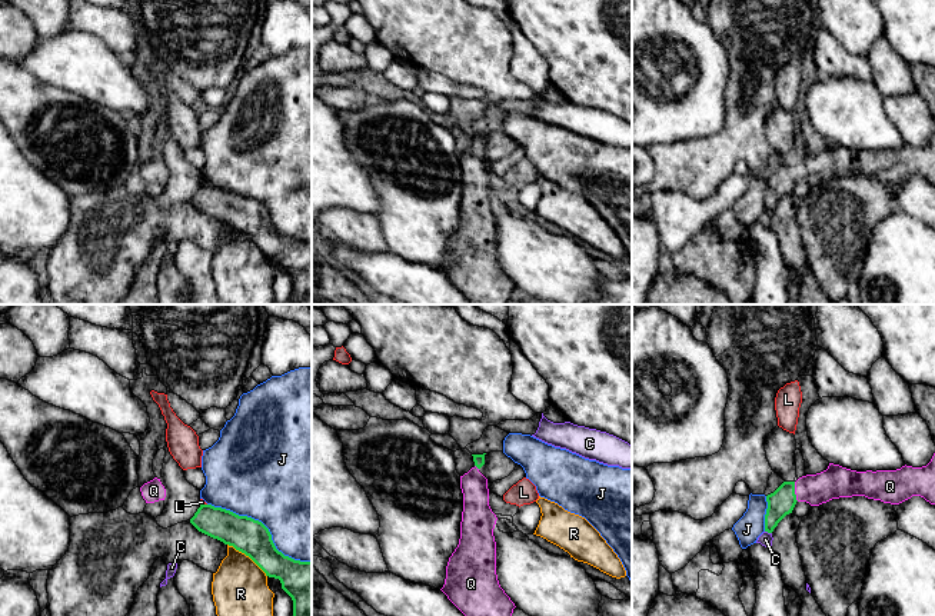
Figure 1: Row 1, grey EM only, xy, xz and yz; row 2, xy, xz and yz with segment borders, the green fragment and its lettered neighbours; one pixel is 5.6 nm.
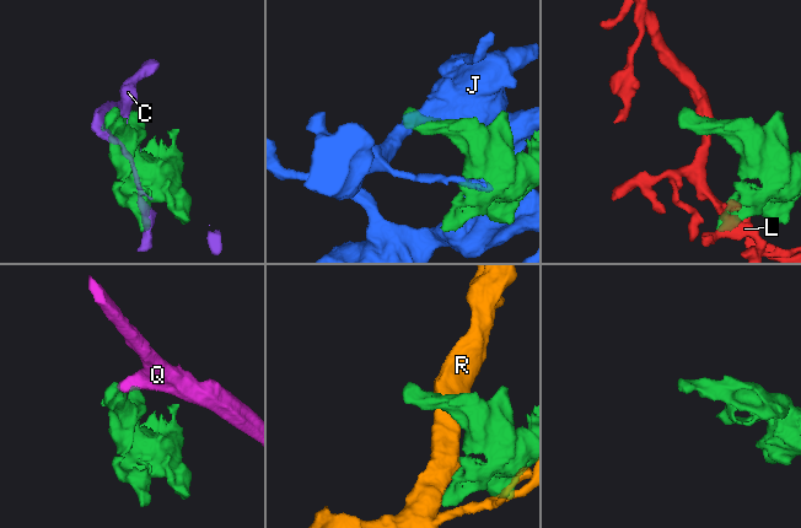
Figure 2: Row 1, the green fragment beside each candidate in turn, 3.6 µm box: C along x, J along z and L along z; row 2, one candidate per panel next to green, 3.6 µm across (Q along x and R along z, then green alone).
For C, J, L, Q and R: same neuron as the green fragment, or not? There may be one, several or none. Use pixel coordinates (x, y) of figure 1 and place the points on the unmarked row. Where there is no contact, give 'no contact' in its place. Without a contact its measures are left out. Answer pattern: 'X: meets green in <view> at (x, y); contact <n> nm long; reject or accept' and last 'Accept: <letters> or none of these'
C: meets green in yz at (768, 212); contact 40 nm long; reject
J: meets green in xy at (265, 206); contact 650 nm long; reject
L: meets green in xy at (203, 185); contact 40 nm long; reject
Q: meets green in yz at (794, 172); contact 110 nm long; accept
R: meets green in xy at (248, 235); contact 300 nm long; reject
Accept: Q

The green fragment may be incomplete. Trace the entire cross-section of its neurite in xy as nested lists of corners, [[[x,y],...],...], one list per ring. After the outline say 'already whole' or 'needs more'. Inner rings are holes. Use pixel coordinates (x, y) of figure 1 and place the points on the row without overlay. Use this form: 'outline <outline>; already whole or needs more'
outline [[[200,184],[190,203],[199,212],[249,236],[266,256],[279,259],[293,280],[290,304],[312,304],[312,242],[285,236],[262,202],[222,187]]]; already whole

